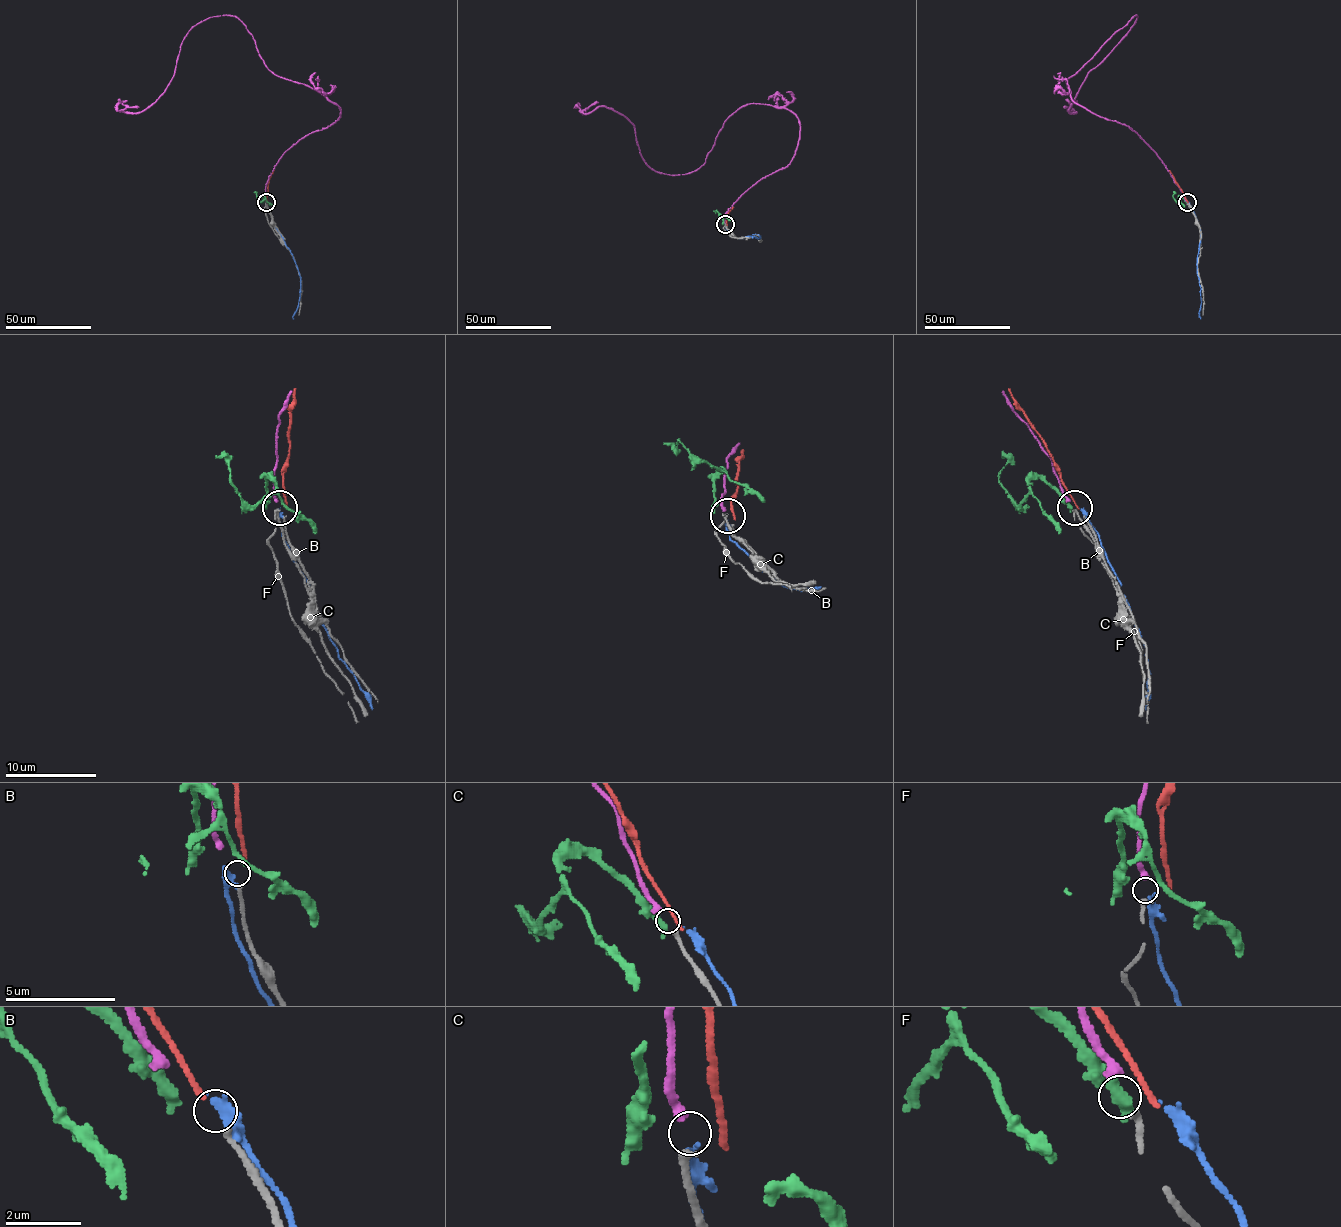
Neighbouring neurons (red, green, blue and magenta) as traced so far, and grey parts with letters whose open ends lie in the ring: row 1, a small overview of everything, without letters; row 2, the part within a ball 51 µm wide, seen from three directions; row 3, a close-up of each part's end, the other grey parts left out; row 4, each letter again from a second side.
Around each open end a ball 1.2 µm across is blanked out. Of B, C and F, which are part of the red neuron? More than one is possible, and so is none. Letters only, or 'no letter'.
B

